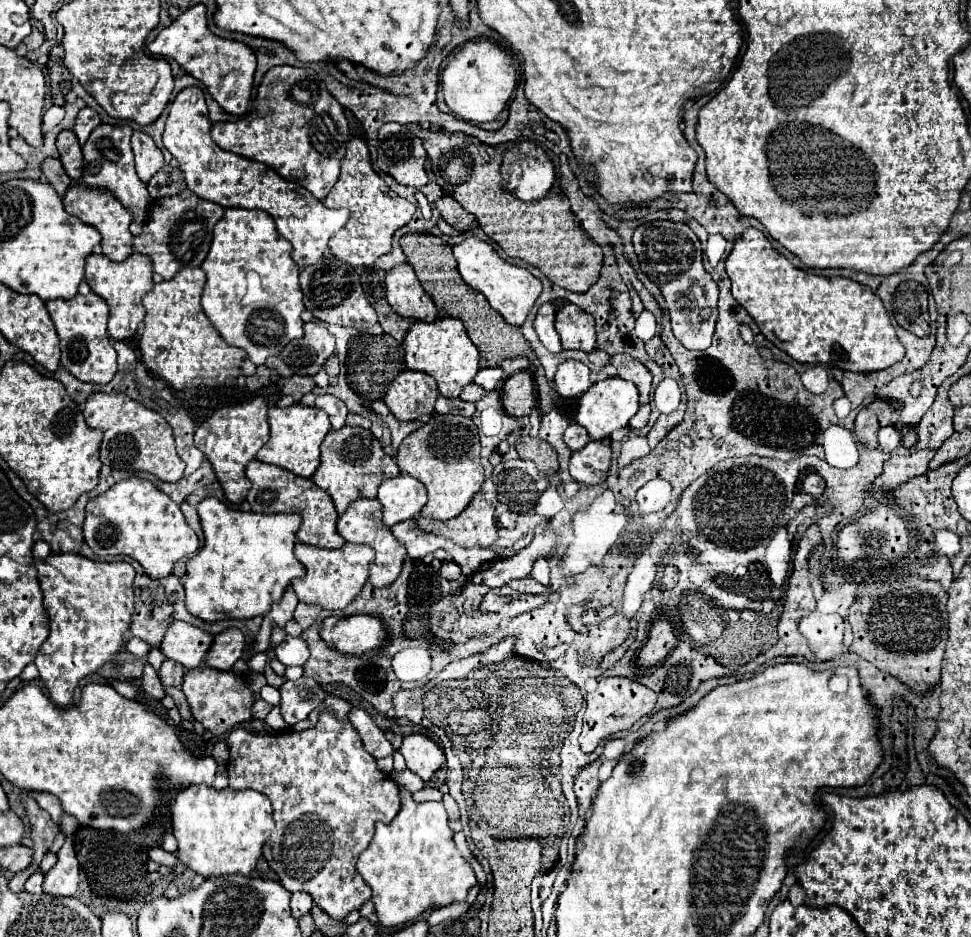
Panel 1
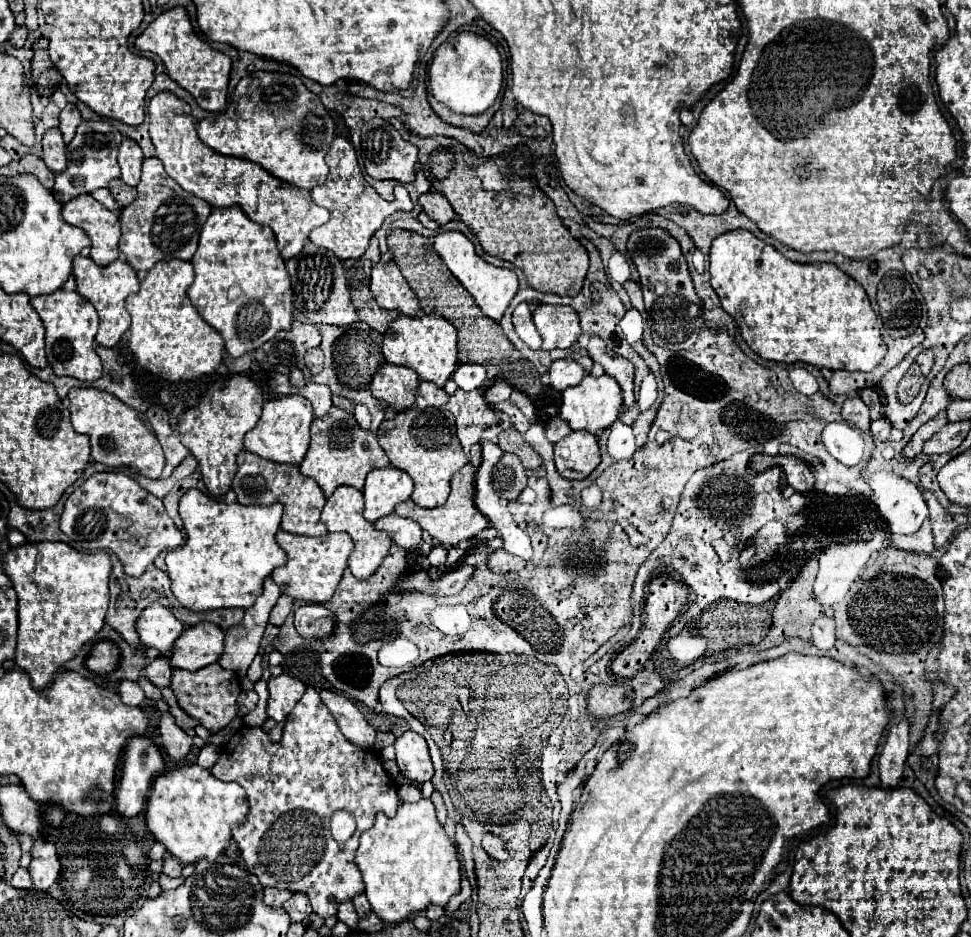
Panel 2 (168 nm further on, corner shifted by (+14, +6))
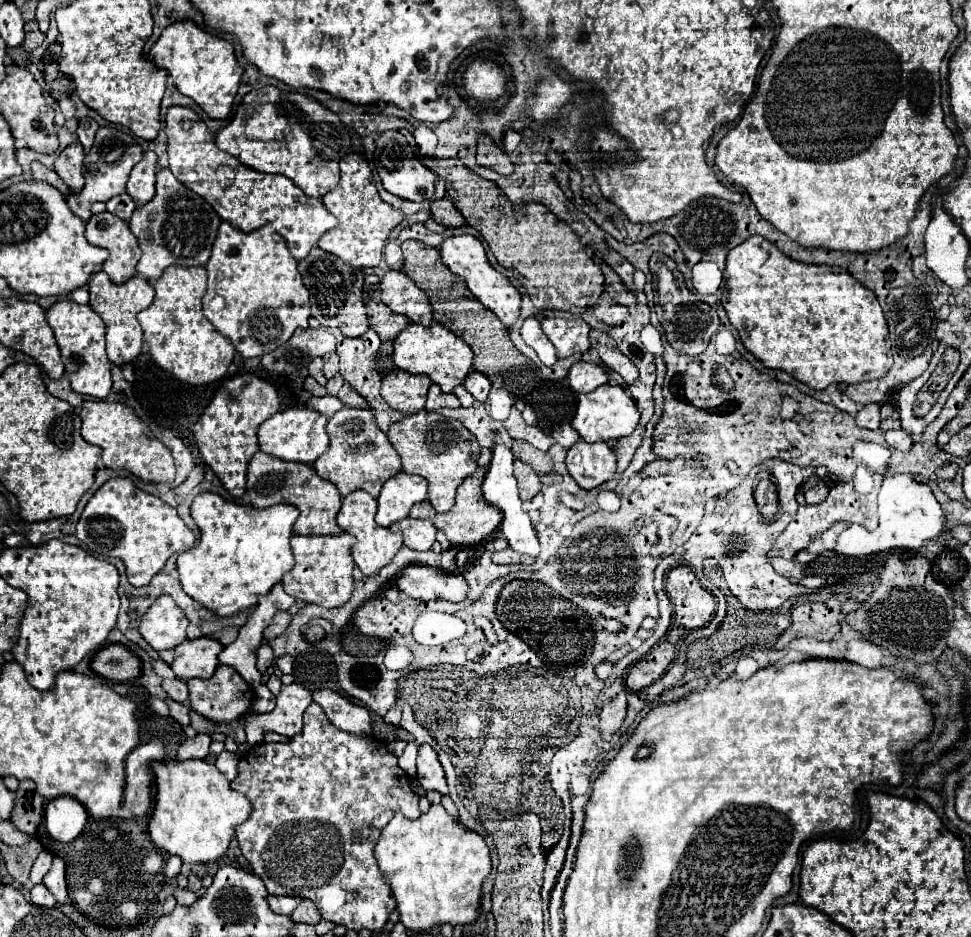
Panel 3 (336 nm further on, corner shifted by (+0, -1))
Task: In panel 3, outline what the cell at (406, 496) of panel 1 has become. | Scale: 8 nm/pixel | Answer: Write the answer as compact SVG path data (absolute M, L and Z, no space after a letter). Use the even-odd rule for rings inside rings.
M400 471L398 475L390 477L380 491L376 523L380 527L390 527L392 523L408 517L412 505L424 501L426 493L428 485L424 477Z

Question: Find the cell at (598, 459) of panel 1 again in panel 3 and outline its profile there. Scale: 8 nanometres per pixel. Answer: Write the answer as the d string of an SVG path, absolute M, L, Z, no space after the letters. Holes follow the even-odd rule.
M578 441L566 455L568 473L582 489L594 489L616 475L616 457L604 441Z

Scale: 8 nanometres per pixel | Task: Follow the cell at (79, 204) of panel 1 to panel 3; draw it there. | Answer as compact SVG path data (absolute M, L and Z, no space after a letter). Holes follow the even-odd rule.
M108 211L96 213L86 223L84 235L92 245L110 251L102 269L110 275L114 283L124 283L132 275L136 275L136 263L142 251L126 221Z

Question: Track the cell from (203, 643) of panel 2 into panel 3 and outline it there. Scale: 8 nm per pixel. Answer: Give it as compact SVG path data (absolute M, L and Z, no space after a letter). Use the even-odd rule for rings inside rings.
M198 637L198 639L188 639L184 643L180 643L174 649L174 675L178 679L192 679L192 677L200 677L200 679L208 679L214 675L216 667L220 665L218 655L224 649L224 645L218 639L212 637Z

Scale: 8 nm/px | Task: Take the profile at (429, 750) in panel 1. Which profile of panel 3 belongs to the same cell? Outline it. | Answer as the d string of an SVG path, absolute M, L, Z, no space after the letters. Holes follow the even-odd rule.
M420 745L418 747L418 781L426 791L438 791L442 795L448 795L448 785L446 785L446 775L444 769L438 761L436 751L430 745Z

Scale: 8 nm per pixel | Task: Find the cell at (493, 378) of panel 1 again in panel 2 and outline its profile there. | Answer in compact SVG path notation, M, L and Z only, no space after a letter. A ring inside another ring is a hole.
M460 364L452 378L460 390L468 392L474 388L482 388L486 380L486 368L482 364Z

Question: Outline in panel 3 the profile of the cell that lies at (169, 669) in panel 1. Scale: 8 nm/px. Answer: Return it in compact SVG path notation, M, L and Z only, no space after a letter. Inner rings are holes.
M164 679L162 683L162 689L168 693L168 697L172 697L174 701L188 701L188 687L186 687L186 681L182 679Z

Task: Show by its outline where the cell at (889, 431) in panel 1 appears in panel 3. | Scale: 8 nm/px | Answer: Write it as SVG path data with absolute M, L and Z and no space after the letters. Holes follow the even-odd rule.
M898 429L898 431L886 431L884 437L886 437L888 445L894 447L894 449L908 451L908 449L912 447L912 439L910 439L910 435L908 435L904 429Z

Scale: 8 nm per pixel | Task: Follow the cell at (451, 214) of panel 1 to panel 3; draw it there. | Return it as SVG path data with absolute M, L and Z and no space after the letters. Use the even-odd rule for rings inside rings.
M440 199L440 201L432 201L432 207L430 207L430 211L432 211L432 217L440 223L440 225L444 225L444 227L448 227L448 229L456 229L456 227L462 227L464 225L464 217L462 217L462 213L452 205L452 201L450 199Z

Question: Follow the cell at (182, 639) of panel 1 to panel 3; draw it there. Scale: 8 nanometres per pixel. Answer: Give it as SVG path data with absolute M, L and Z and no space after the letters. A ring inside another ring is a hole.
M162 595L142 617L140 635L148 641L148 645L156 651L174 649L182 641L188 639L188 619L182 609L174 603L172 597Z

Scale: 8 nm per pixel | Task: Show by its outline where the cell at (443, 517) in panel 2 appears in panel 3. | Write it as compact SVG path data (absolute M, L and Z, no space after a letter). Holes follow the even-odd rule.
M478 467L470 477L464 479L464 483L458 489L456 495L456 505L448 511L448 513L436 513L428 501L422 501L418 505L412 507L410 517L420 517L420 519L430 519L446 537L452 545L460 545L460 547L474 547L478 545L482 539L488 539L488 535L492 535L498 525L500 525L500 511L492 505L488 505L482 497L482 483L484 483L484 475L486 475L486 467Z

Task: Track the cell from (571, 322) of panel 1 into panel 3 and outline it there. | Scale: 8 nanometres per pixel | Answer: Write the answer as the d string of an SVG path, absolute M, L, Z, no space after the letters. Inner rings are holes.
M544 319L542 329L554 343L558 357L586 353L590 349L590 325L584 319Z

